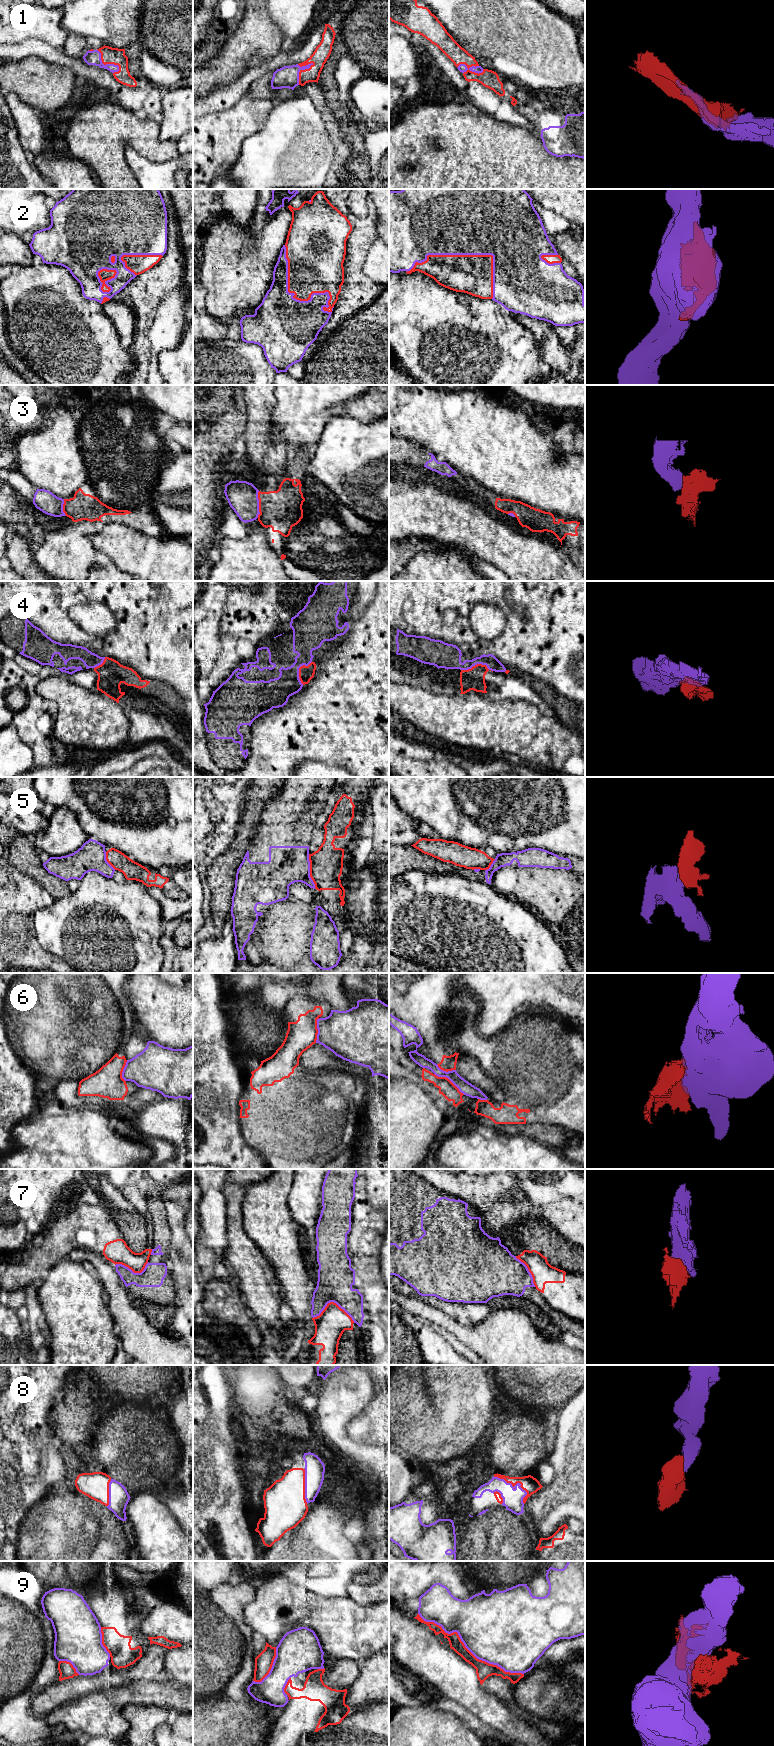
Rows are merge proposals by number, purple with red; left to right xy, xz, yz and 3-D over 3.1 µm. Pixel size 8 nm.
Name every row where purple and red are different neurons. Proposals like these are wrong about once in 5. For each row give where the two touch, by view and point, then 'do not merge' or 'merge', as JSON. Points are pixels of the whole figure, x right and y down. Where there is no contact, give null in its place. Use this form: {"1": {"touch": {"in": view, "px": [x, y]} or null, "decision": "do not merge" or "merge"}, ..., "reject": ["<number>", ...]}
{"1": {"touch": {"in": "xz", "px": [299, 71]}, "decision": "merge"}, "2": {"touch": {"in": "yz", "px": [468, 254]}, "decision": "merge"}, "3": {"touch": {"in": "xz", "px": [258, 504]}, "decision": "merge"}, "4": {"touch": {"in": "yz", "px": [477, 663]}, "decision": "merge"}, "5": {"touch": {"in": "xz", "px": [309, 871]}, "decision": "do not merge"}, "6": {"touch": {"in": "yz", "px": [449, 1079]}, "decision": "do not merge"}, "7": {"touch": {"in": "xz", "px": [333, 1301]}, "decision": "do not merge"}, "8": {"touch": {"in": "yz", "px": [516, 1484]}, "decision": "merge"}, "9": {"touch": {"in": "yz", "px": [468, 1649]}, "decision": "do not merge"}, "reject": ["5", "6", "7", "9"]}

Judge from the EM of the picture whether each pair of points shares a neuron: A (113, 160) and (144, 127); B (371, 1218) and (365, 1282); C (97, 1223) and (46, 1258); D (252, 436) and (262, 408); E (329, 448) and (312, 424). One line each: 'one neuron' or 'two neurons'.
A: one neuron
B: one neuron
C: one neuron
D: one neuron
E: two neurons

